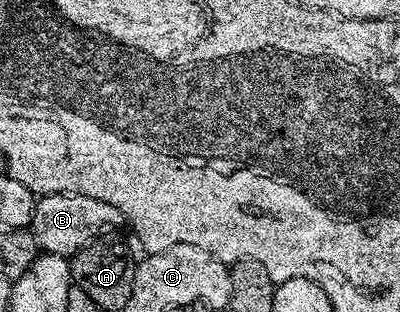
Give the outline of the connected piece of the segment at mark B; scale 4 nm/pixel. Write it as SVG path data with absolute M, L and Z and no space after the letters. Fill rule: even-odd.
M45 194L37 201L32 217L30 233L36 238L37 247L45 254L71 256L83 246L95 242L105 233L107 226L122 222L118 208L102 200L94 200L81 194Z

